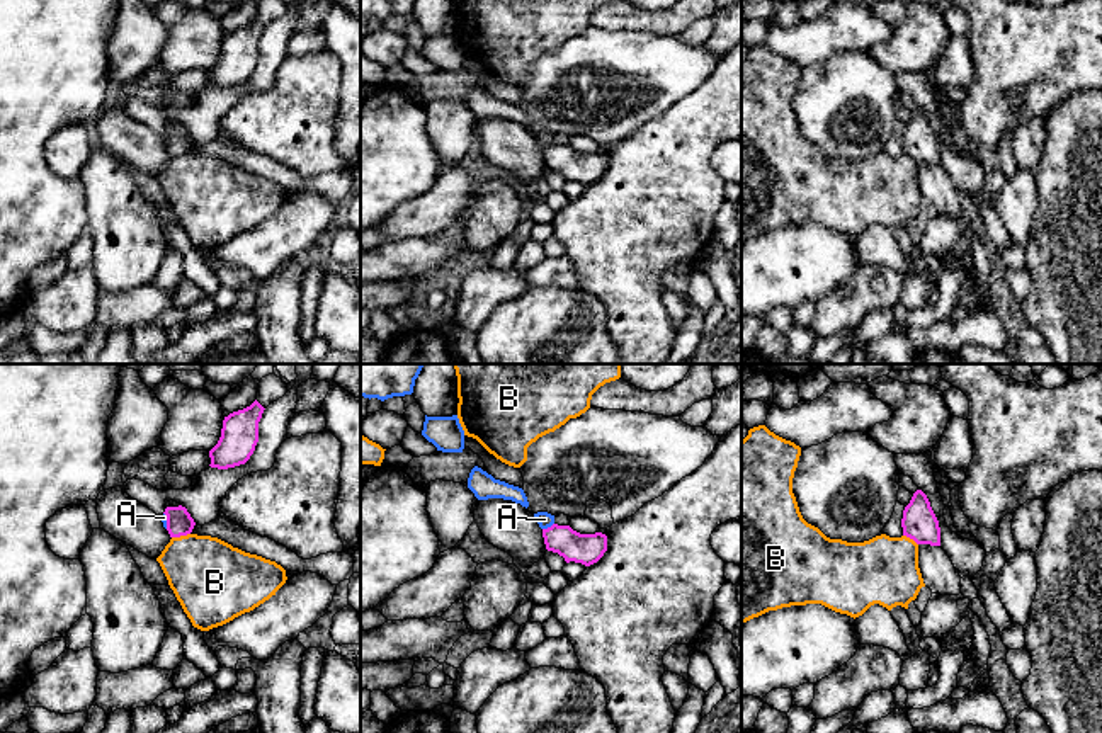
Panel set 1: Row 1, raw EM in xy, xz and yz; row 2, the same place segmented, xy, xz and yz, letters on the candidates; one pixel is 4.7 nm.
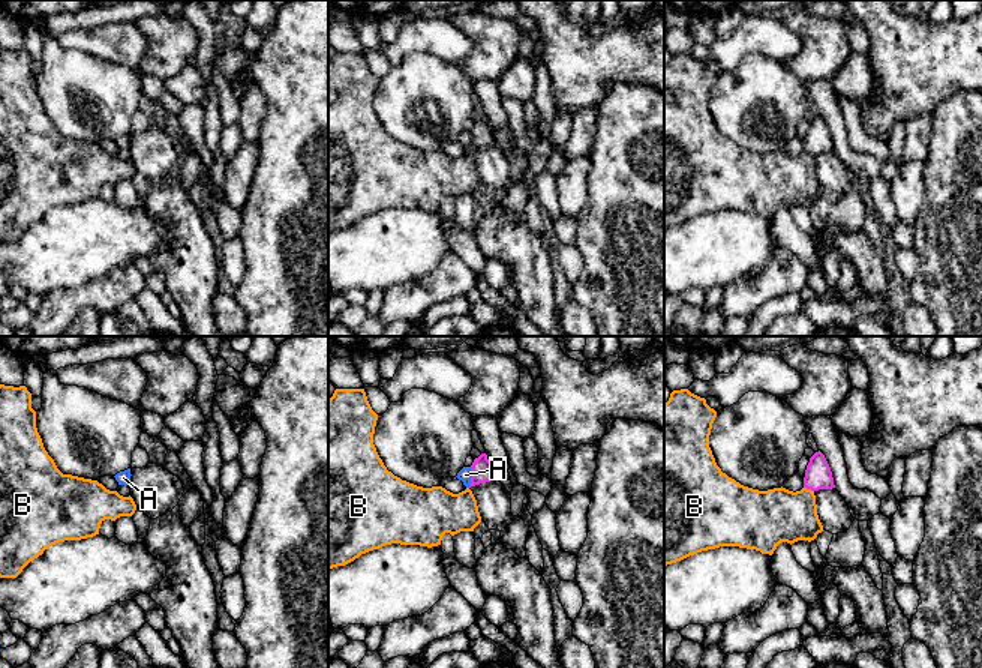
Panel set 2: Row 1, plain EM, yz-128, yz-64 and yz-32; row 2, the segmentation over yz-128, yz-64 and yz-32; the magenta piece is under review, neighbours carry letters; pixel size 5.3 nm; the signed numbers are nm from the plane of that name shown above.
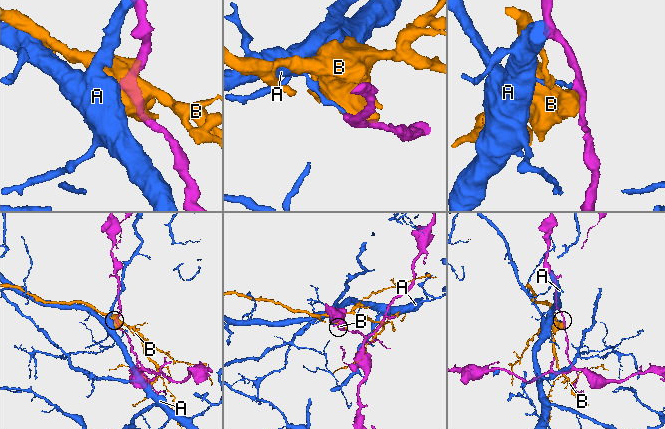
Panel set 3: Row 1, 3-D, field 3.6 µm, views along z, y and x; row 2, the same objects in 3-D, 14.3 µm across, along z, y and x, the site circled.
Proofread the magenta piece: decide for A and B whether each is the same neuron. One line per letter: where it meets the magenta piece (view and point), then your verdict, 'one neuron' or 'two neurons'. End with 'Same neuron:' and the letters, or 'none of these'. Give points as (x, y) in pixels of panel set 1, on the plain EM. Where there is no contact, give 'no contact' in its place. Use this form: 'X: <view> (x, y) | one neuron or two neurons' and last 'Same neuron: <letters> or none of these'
A: xz (548, 147) | two neurons
B: xy (181, 153) | two neurons
Same neuron: none of these

